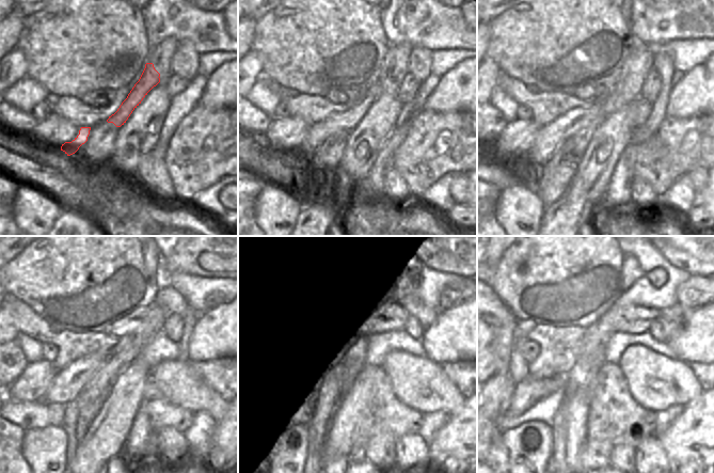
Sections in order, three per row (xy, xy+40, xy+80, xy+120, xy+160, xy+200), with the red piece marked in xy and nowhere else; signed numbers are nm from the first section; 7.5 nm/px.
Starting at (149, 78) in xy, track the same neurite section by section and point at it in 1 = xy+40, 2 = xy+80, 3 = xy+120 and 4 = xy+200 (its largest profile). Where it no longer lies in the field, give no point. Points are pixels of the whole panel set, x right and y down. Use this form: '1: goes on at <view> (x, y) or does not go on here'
1: goes on at xy+40 (300, 155)
2: goes on at xy+80 (552, 136)
3: goes on at xy+120 (69, 381)
4: goes on at xy+200 (529, 391)

